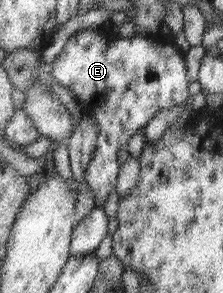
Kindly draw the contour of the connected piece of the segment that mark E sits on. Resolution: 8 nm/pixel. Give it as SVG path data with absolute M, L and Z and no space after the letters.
M104 25L96 28L84 28L74 34L58 59L52 64L51 74L60 85L70 88L74 92L78 103L82 106L83 114L91 116L97 123L99 133L92 158L85 172L85 180L94 191L97 200L96 206L102 207L106 196L117 188L117 178L121 172L121 166L118 164L120 150L124 150L128 146L130 138L136 132L141 132L141 129L158 112L184 107L190 101L188 86L191 83L191 76L188 75L186 56L184 52L176 48L173 36L143 37L136 33L131 38L120 38L108 25Z

